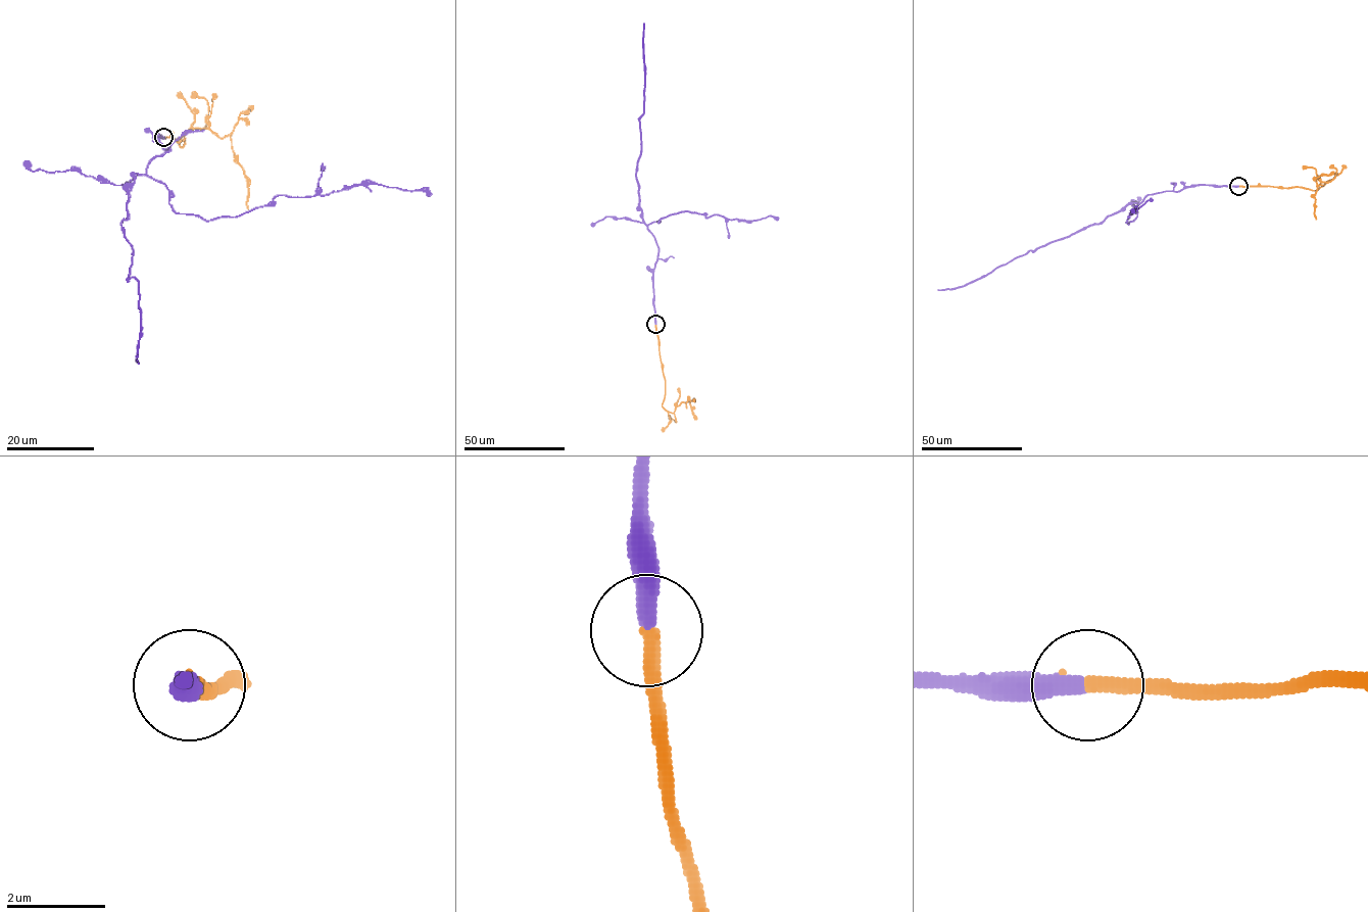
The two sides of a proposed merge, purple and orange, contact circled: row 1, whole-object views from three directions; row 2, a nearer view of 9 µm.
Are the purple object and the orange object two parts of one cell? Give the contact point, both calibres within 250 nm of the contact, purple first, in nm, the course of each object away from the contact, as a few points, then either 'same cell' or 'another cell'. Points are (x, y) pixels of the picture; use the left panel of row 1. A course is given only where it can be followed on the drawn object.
place (163, 137); calibres 360 and 320 nm; course purple (163, 138), (169, 148), (136, 174), (121, 223), (133, 247), (129, 278), (138, 282), (138, 363); course orange (163, 138), (184, 139), (181, 146), (178, 141), (193, 129), (229, 135), (248, 181), (248, 209); same cell

